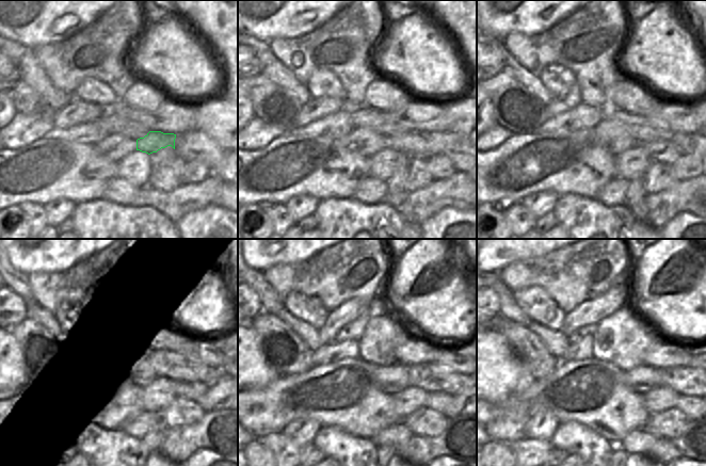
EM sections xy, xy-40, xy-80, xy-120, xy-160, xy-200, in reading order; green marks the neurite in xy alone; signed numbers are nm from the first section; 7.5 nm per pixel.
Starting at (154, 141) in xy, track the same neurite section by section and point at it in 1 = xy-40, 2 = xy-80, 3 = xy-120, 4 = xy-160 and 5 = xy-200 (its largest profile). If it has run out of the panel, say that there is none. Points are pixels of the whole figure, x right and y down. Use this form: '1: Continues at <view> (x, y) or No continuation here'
1: Continues at xy-40 (413, 144)
2: Continues at xy-80 (663, 151)
3: Continues at xy-120 (192, 391)
4: Continues at xy-160 (446, 404)
5: Continues at xy-200 (693, 407)

